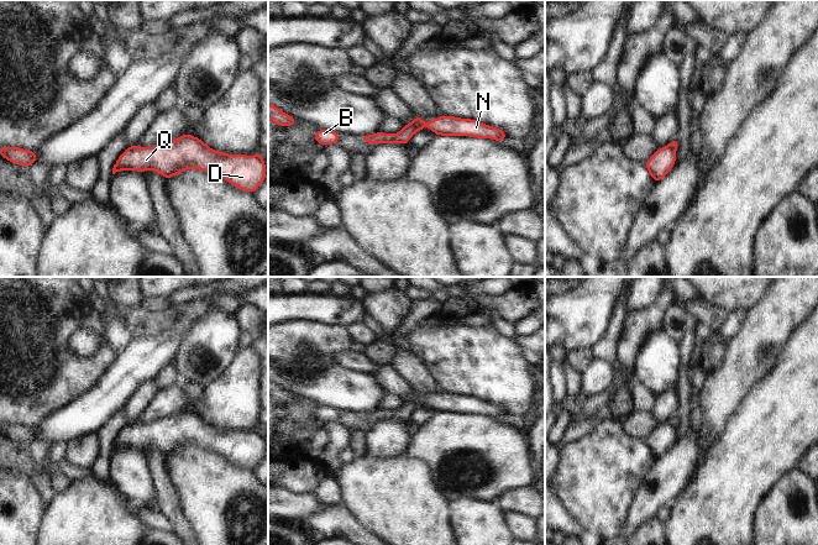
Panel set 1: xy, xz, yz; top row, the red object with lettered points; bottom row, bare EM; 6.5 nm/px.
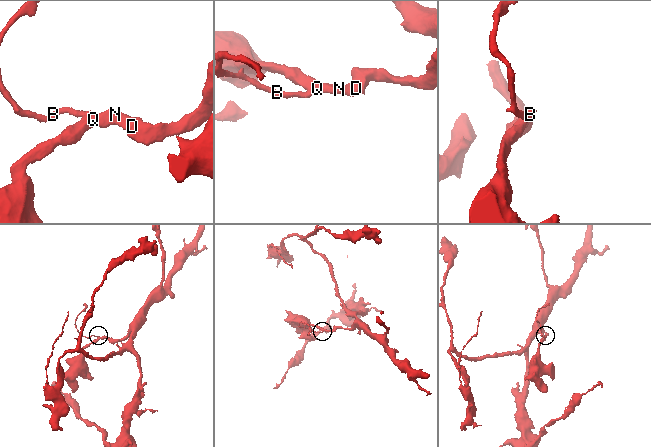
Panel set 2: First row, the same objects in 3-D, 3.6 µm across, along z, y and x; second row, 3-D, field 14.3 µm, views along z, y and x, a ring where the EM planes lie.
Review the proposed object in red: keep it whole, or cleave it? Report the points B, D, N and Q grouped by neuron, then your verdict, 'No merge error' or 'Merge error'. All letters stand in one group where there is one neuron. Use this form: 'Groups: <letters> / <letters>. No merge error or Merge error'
Groups: B / D N Q. Merge error.

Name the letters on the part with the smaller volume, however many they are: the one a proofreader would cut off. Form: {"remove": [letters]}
{"remove": ["B"]}

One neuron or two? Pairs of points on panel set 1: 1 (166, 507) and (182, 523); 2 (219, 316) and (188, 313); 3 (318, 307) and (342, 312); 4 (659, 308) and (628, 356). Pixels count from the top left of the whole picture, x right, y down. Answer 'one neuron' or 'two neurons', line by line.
1: one neuron
2: two neurons
3: one neuron
4: one neuron

